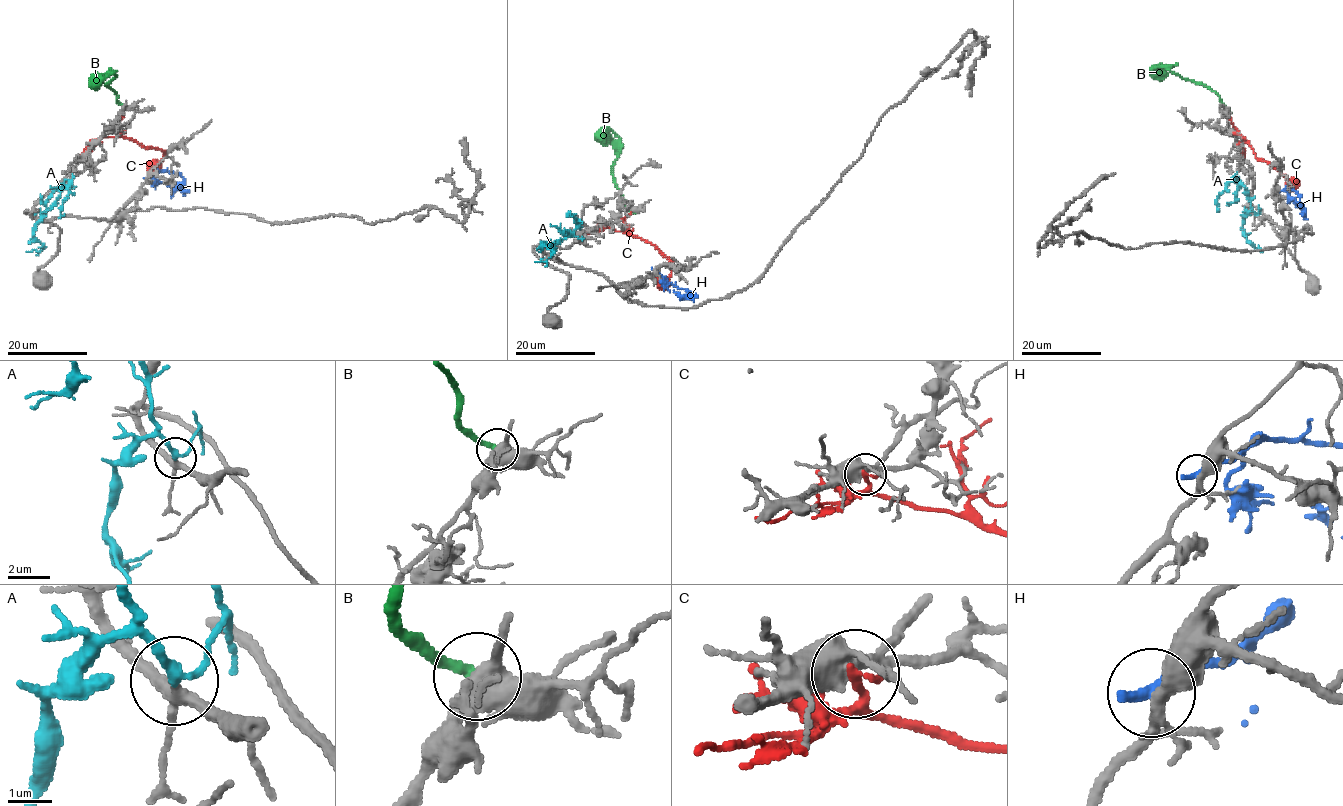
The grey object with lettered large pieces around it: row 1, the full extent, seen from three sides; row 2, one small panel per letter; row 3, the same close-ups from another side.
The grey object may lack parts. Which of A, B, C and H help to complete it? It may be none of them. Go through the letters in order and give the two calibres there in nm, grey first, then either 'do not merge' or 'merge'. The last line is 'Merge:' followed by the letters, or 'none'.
A: 240 nm thick on the grey side, 200 nm on the other; merge
B: 400 nm thick on the grey side, 240 nm on the other; do not merge
C: 440 nm thick on the grey side, 240 nm on the other; do not merge
H: 320 nm thick on the grey side, 320 nm on the other; do not merge
Merge: A

